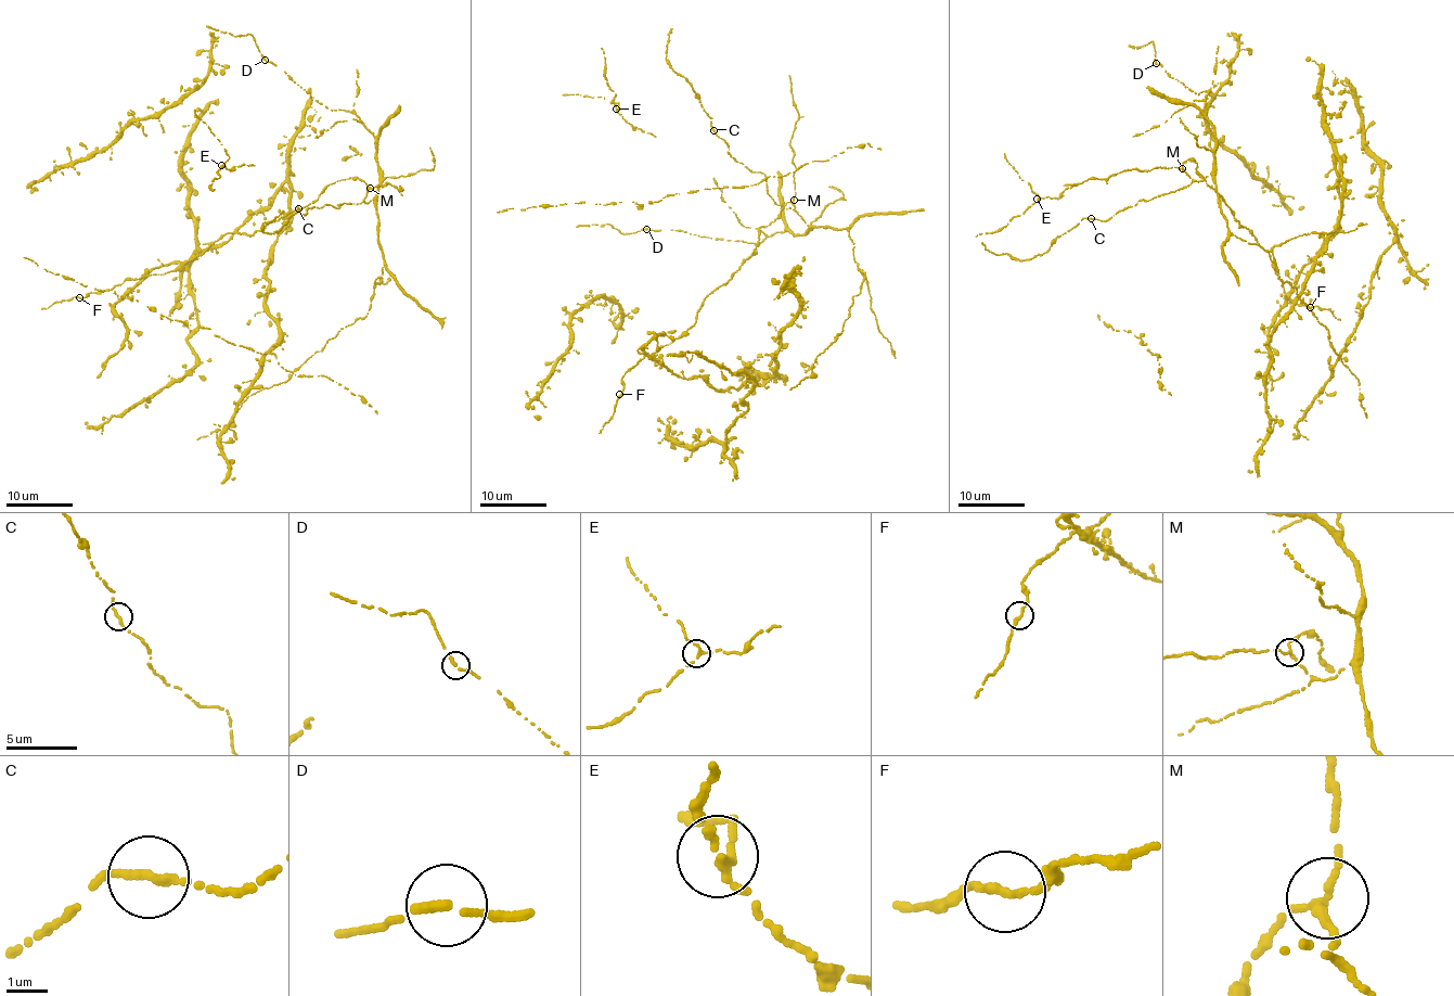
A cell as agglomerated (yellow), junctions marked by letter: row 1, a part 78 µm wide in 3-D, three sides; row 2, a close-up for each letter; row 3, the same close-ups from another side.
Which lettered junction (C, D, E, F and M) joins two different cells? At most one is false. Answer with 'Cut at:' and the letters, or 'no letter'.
Cut at: no letter

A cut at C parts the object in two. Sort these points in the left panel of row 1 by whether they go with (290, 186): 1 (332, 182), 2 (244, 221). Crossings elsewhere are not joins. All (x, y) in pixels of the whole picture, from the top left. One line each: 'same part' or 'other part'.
1: same part
2: same part

